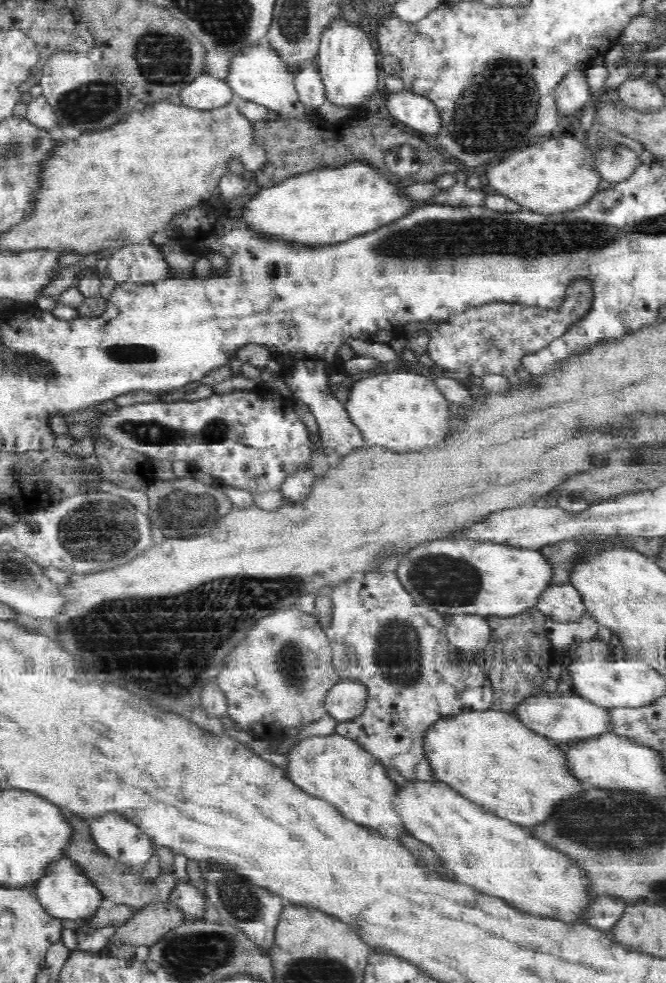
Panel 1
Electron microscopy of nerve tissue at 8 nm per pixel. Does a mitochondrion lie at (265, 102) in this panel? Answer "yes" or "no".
no

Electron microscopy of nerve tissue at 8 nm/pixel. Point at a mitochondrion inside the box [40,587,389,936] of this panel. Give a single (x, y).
(241, 900)

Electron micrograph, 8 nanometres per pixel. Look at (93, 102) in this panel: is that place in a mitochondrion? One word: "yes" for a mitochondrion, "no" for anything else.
yes

